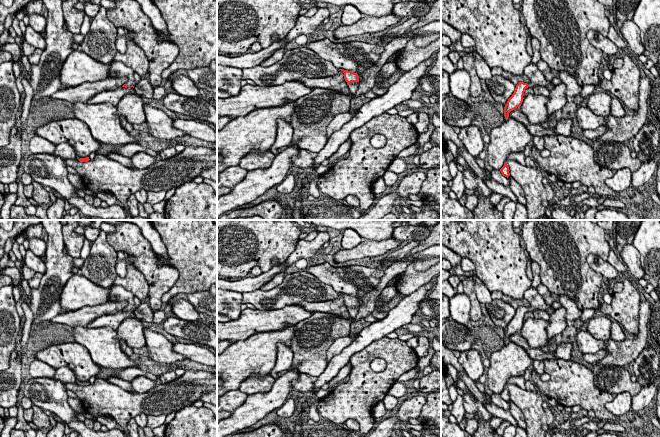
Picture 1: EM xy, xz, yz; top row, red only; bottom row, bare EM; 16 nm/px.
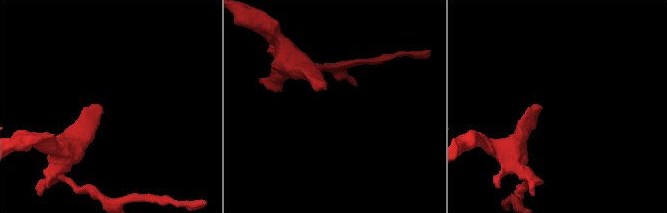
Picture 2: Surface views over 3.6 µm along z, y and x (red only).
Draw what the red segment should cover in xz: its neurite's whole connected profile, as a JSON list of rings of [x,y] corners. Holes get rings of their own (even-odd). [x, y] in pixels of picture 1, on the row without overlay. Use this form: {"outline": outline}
{"outline": [[[339,294],[344,297],[348,308],[348,319],[335,314],[315,312],[295,325],[294,337],[291,340],[292,368],[296,368],[300,373],[315,377],[322,374],[328,364],[327,349],[337,338],[350,334],[351,321],[359,312],[359,300],[348,294]]]}

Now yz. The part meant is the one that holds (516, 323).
{"outline": [[[532,286],[524,292],[524,299],[529,302],[530,306],[528,308],[519,306],[516,309],[514,317],[508,323],[507,328],[504,331],[504,340],[506,343],[509,341],[509,337],[511,335],[521,330],[526,312],[533,312],[534,310],[538,309],[547,311],[550,316],[555,311],[555,309],[552,308],[551,304],[547,304],[545,302],[544,298],[537,291],[537,288],[534,288]]]}

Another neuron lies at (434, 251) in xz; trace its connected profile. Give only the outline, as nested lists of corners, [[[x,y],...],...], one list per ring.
[[[441,244],[430,246],[429,248],[417,252],[409,257],[403,257],[401,259],[383,259],[380,261],[380,264],[386,263],[386,262],[396,262],[396,261],[407,261],[407,260],[429,260],[431,258],[441,258]]]

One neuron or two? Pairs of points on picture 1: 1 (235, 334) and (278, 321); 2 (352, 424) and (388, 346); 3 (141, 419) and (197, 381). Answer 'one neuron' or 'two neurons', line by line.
1: one neuron
2: two neurons
3: two neurons

